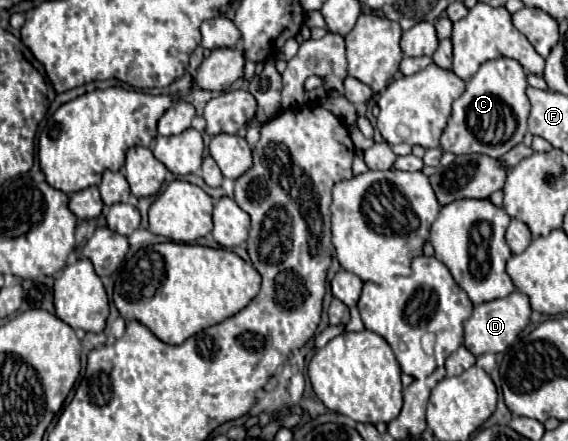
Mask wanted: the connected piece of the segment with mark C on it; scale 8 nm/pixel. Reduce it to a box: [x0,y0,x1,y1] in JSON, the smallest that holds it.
[441,57,529,157]

